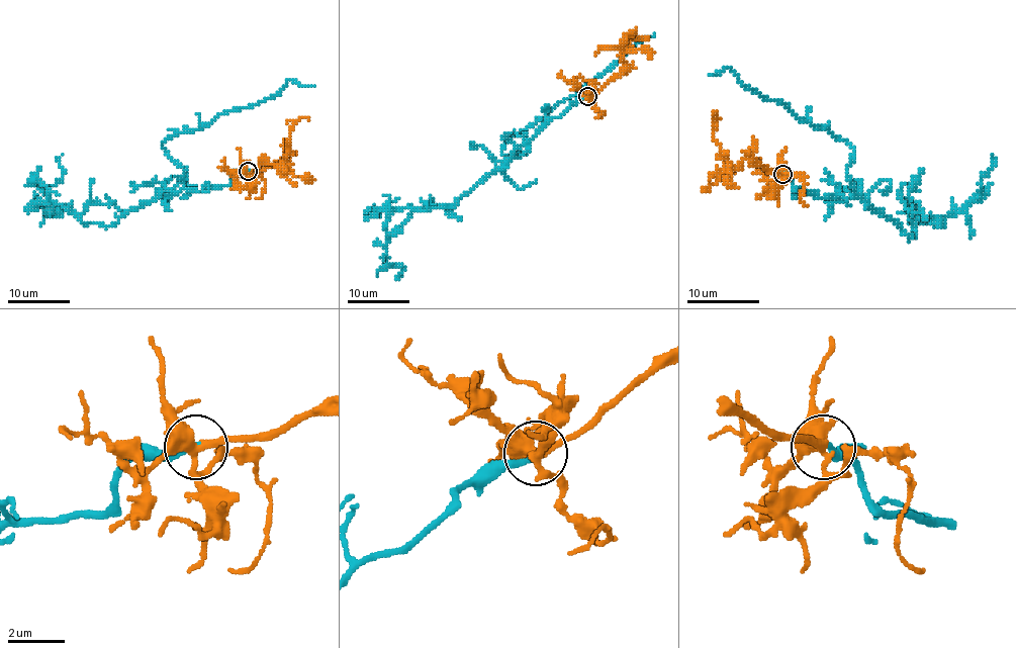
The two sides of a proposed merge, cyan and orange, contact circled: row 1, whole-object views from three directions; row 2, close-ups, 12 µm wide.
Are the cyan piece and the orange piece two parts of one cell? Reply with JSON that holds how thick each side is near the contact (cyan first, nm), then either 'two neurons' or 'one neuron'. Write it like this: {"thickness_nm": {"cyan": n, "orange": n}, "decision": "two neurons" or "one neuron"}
{"thickness_nm": {"cyan": 240, "orange": 400}, "decision": "one neuron"}

